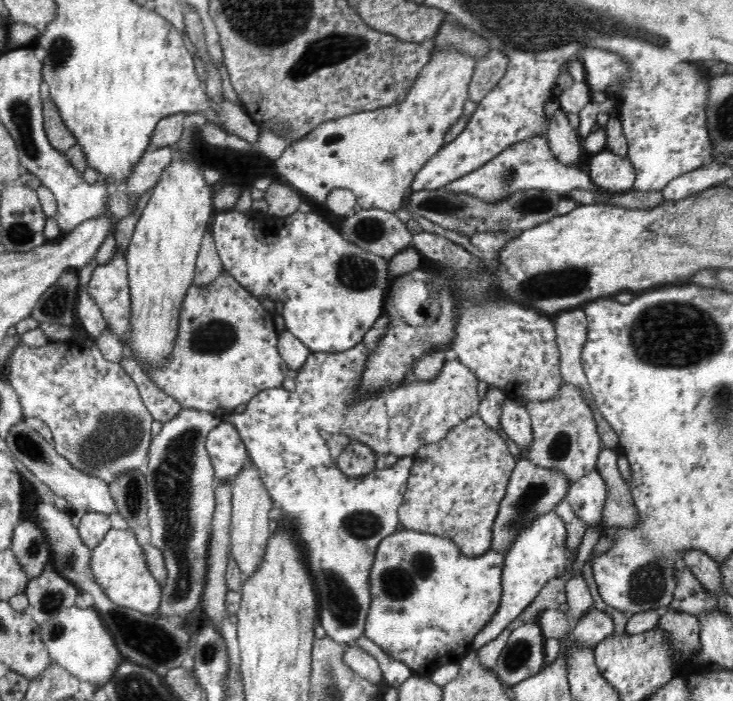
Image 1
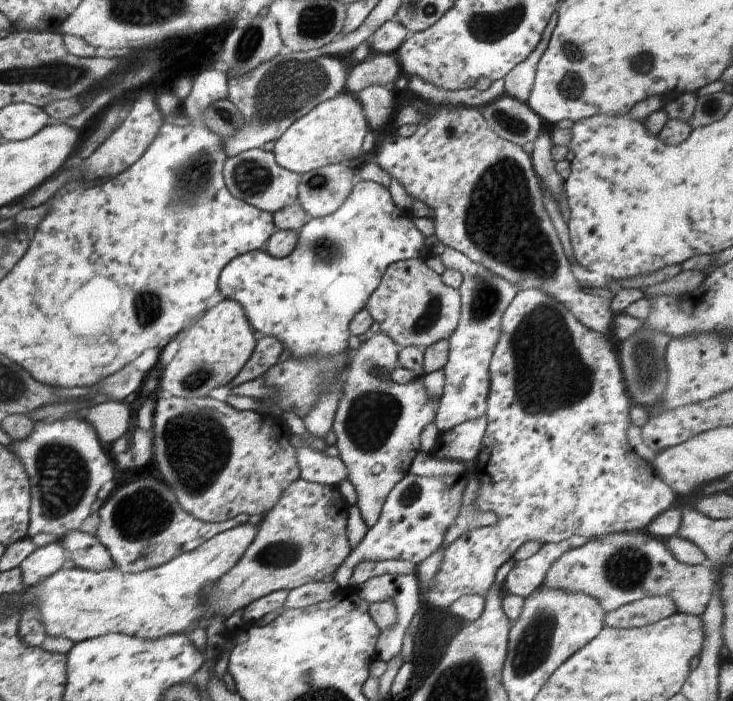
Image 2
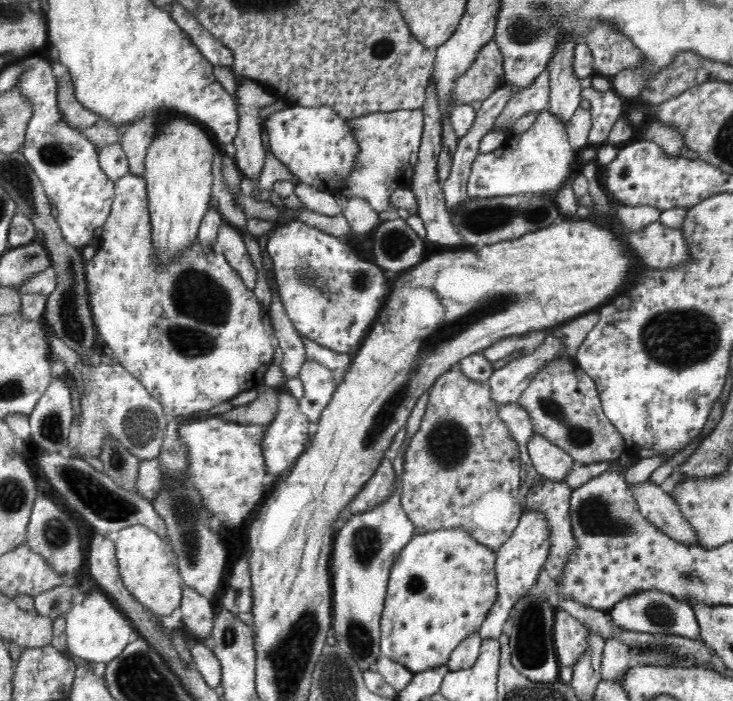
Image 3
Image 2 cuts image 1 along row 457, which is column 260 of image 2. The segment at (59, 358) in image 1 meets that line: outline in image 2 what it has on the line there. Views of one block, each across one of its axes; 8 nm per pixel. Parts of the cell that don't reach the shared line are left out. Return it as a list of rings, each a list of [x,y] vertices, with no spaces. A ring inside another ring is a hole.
[[[287,49],[258,66],[252,74],[244,78],[230,78],[227,81],[227,99],[242,112],[246,122],[238,132],[223,138],[226,156],[260,149],[266,142],[278,140],[291,124],[308,114],[314,106],[345,91],[346,79],[344,64],[333,56],[322,55],[317,50],[292,52]]]

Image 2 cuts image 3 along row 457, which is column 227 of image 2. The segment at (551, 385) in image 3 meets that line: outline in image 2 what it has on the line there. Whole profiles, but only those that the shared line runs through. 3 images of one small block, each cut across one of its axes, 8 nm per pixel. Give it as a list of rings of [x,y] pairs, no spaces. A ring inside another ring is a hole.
[[[302,478],[292,482],[276,506],[269,510],[261,519],[257,527],[257,533],[252,544],[246,548],[242,558],[232,566],[220,580],[214,590],[210,590],[210,596],[206,598],[206,612],[200,620],[202,627],[216,614],[230,618],[234,612],[243,610],[251,602],[259,600],[263,596],[279,590],[292,590],[310,582],[318,582],[326,578],[332,578],[334,570],[342,564],[342,560],[348,558],[351,546],[348,542],[348,512],[349,505],[344,500],[337,486],[323,485],[320,483],[308,482]]]

